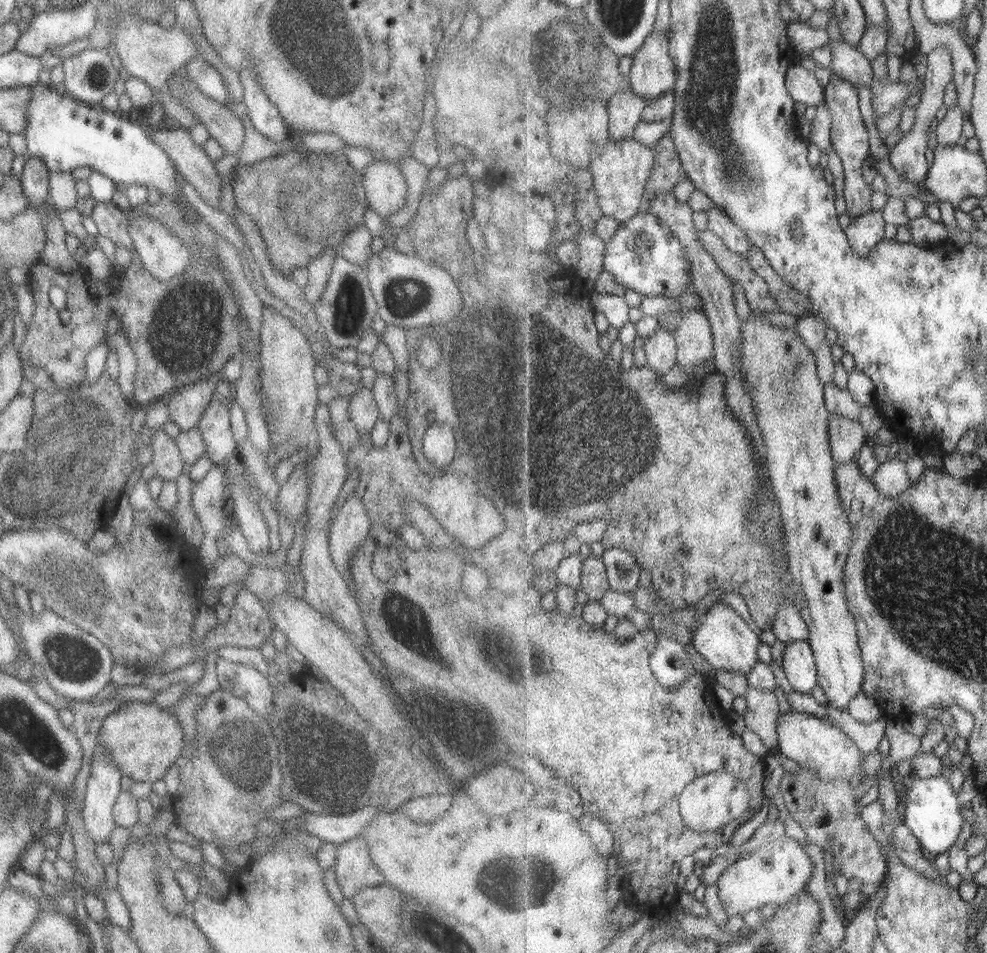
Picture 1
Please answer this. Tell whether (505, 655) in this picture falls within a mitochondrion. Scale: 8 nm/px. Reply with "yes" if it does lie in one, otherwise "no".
yes

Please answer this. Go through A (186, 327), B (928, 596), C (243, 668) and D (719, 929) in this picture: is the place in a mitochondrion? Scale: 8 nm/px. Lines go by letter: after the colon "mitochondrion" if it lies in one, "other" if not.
A: mitochondrion
B: mitochondrion
C: other
D: other

